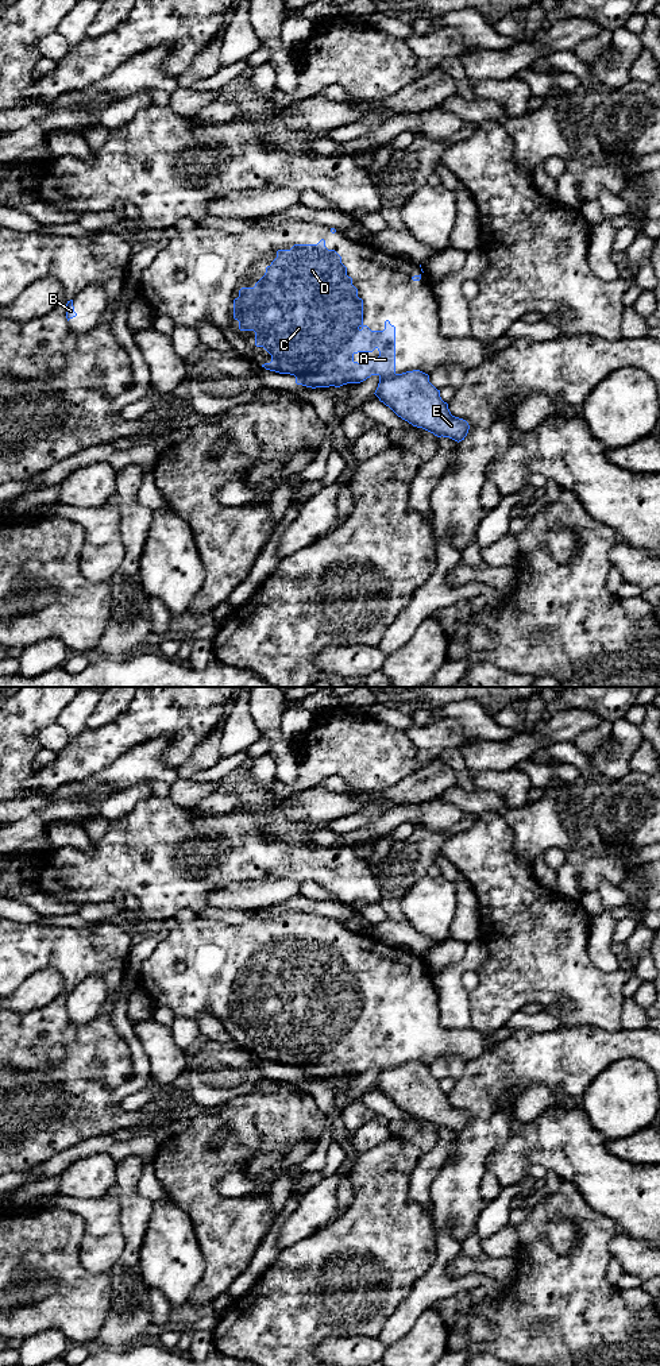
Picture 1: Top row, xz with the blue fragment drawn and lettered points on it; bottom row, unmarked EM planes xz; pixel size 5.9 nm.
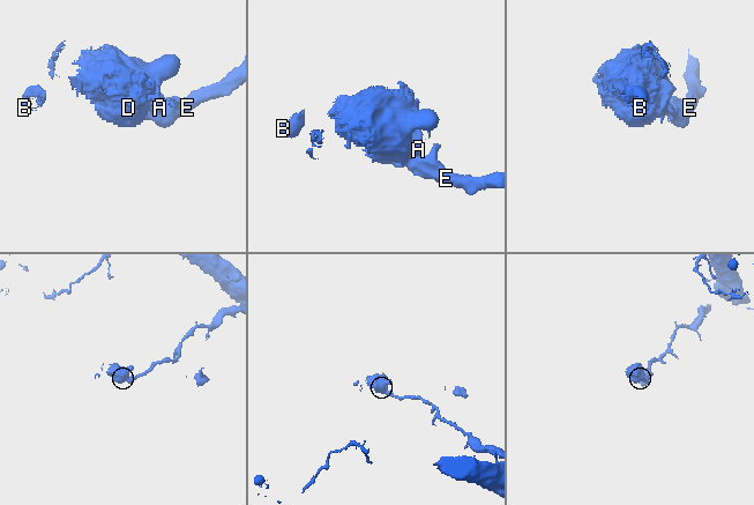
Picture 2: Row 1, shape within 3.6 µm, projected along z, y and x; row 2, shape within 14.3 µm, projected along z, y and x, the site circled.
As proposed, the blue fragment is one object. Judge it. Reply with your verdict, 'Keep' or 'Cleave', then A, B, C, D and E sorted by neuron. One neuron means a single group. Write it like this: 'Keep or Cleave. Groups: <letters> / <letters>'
Cleave. Groups: A B C D / E

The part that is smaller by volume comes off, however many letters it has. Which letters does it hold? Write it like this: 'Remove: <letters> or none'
Remove: A, B, C, D

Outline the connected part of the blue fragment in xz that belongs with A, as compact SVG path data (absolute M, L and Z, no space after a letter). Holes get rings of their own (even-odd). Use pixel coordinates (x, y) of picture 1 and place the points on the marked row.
M324 239L317 244L294 244L290 250L278 250L277 258L255 286L239 290L239 297L233 300L233 319L239 321L240 331L254 331L255 346L271 355L271 362L262 364L266 370L290 375L337 373L356 383L371 375L395 374L395 327L389 320L383 331L371 331L363 324L363 300L358 297L341 256L328 250ZM375 348L379 351L378 358L370 358L366 363L354 360L355 354L373 352Z

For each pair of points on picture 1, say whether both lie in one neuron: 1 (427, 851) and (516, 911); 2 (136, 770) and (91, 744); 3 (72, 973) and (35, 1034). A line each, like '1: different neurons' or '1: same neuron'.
1: different neurons
2: different neurons
3: same neuron

